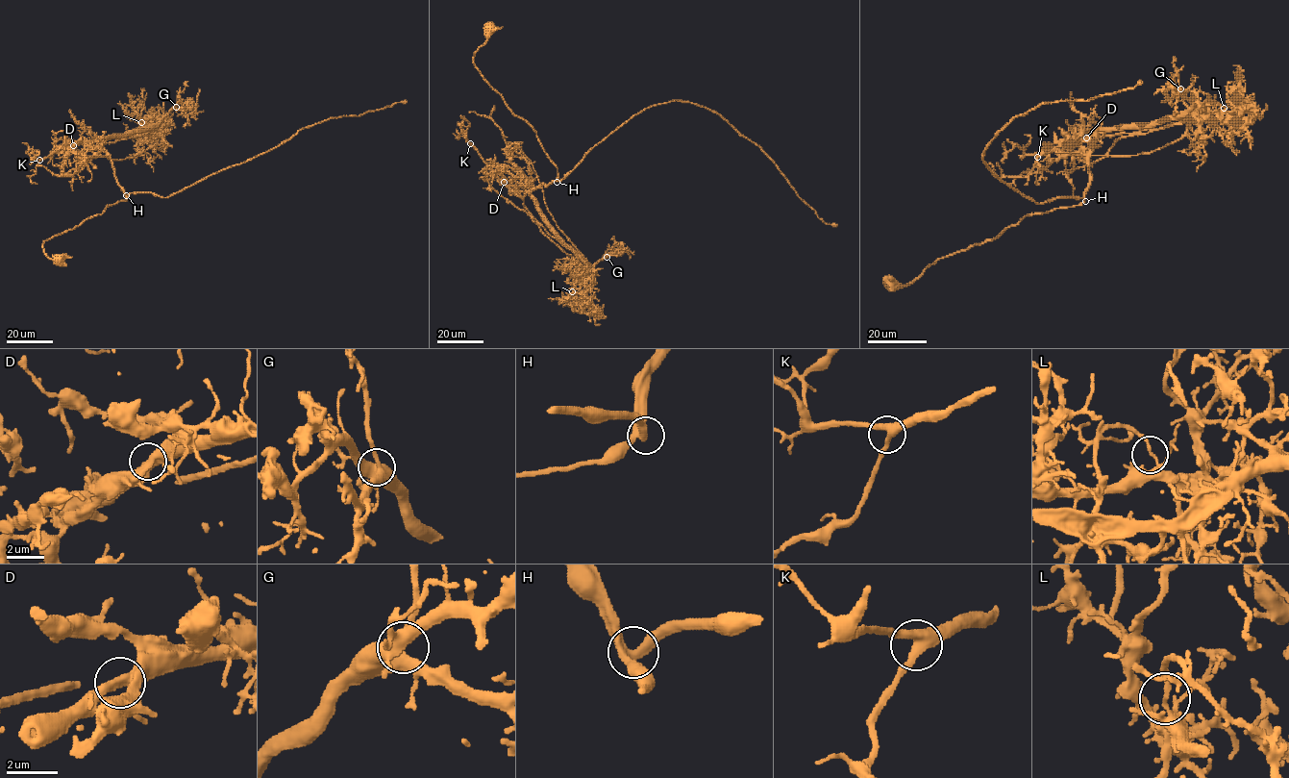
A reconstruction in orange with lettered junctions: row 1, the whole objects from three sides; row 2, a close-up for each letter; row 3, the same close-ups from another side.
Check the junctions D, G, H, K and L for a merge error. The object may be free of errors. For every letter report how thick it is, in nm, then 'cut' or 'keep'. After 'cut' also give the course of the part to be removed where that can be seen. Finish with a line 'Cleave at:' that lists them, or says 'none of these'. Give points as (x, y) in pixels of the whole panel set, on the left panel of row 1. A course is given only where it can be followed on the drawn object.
D: calibre 340 nm; keep
G: calibre 440 nm; keep
H: calibre 360 nm; keep
K: calibre 400 nm; keep
L: calibre 120 nm; cut; course (141, 121), (164, 143), (155, 143), (123, 160), (91, 156), (85, 161), (91, 173), (88, 183)
Cleave at: L

